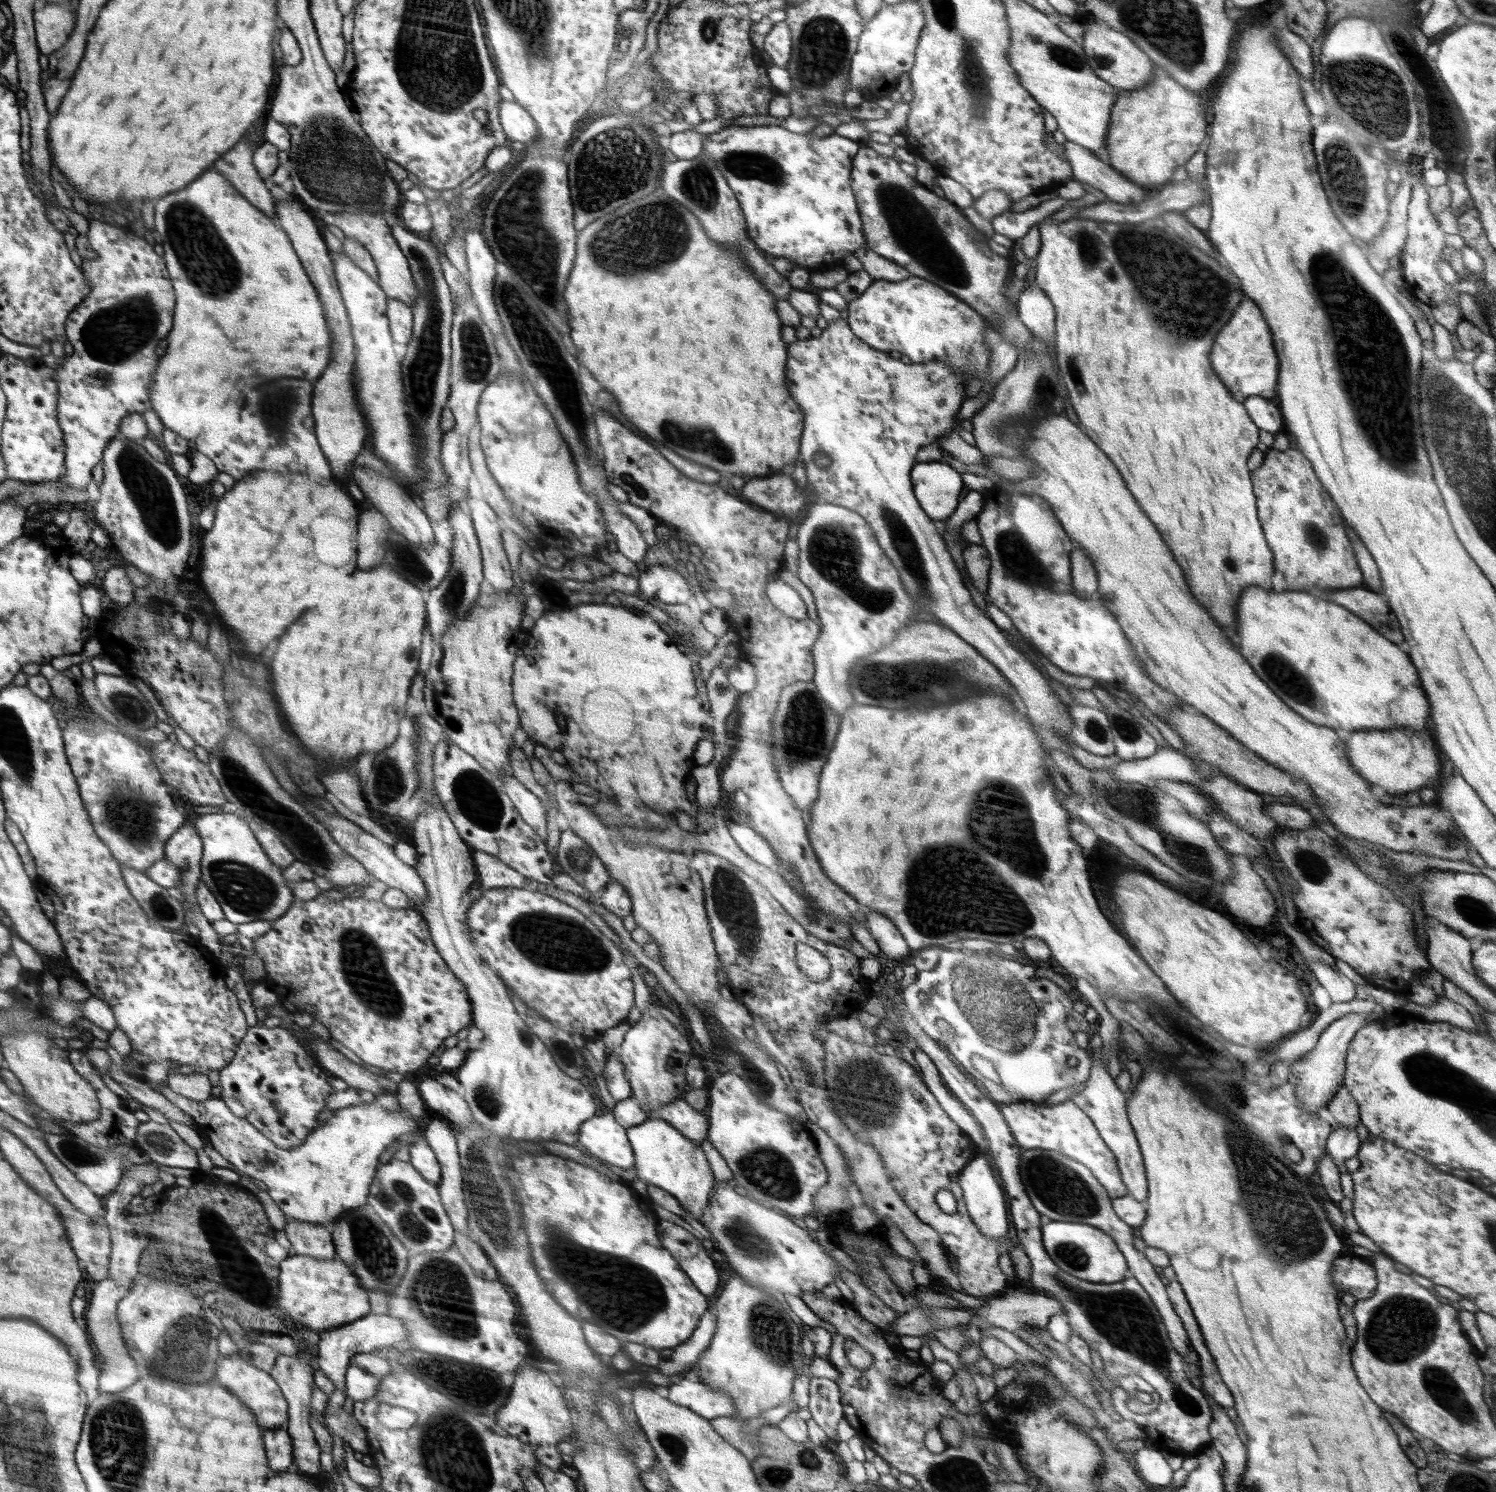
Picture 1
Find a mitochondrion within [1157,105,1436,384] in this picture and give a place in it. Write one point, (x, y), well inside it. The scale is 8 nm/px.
(1346, 180)

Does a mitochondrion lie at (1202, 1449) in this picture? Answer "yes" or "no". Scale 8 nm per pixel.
no

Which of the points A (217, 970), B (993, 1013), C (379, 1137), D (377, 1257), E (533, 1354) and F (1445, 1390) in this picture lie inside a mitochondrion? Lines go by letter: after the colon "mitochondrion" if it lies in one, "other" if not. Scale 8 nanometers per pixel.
A: other
B: mitochondrion
C: other
D: mitochondrion
E: other
F: mitochondrion

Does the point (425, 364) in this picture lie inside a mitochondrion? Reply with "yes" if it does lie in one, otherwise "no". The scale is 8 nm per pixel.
yes

